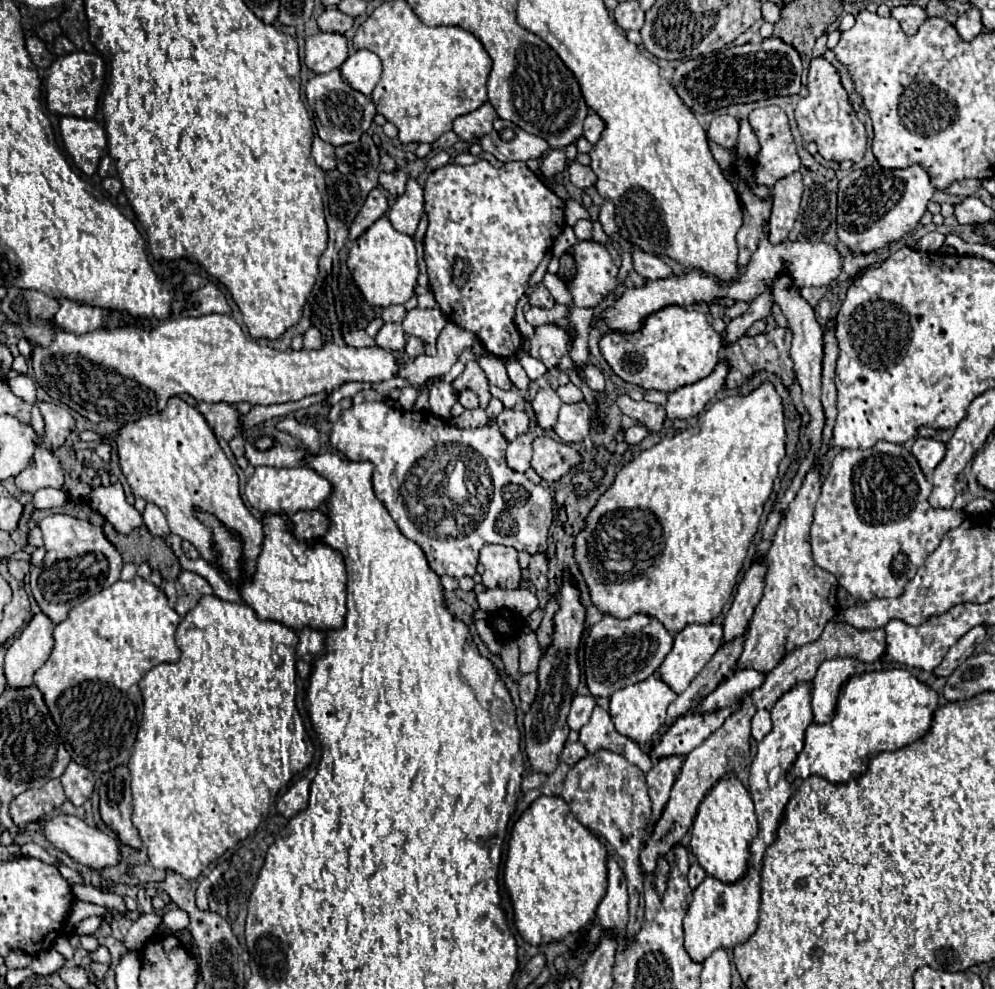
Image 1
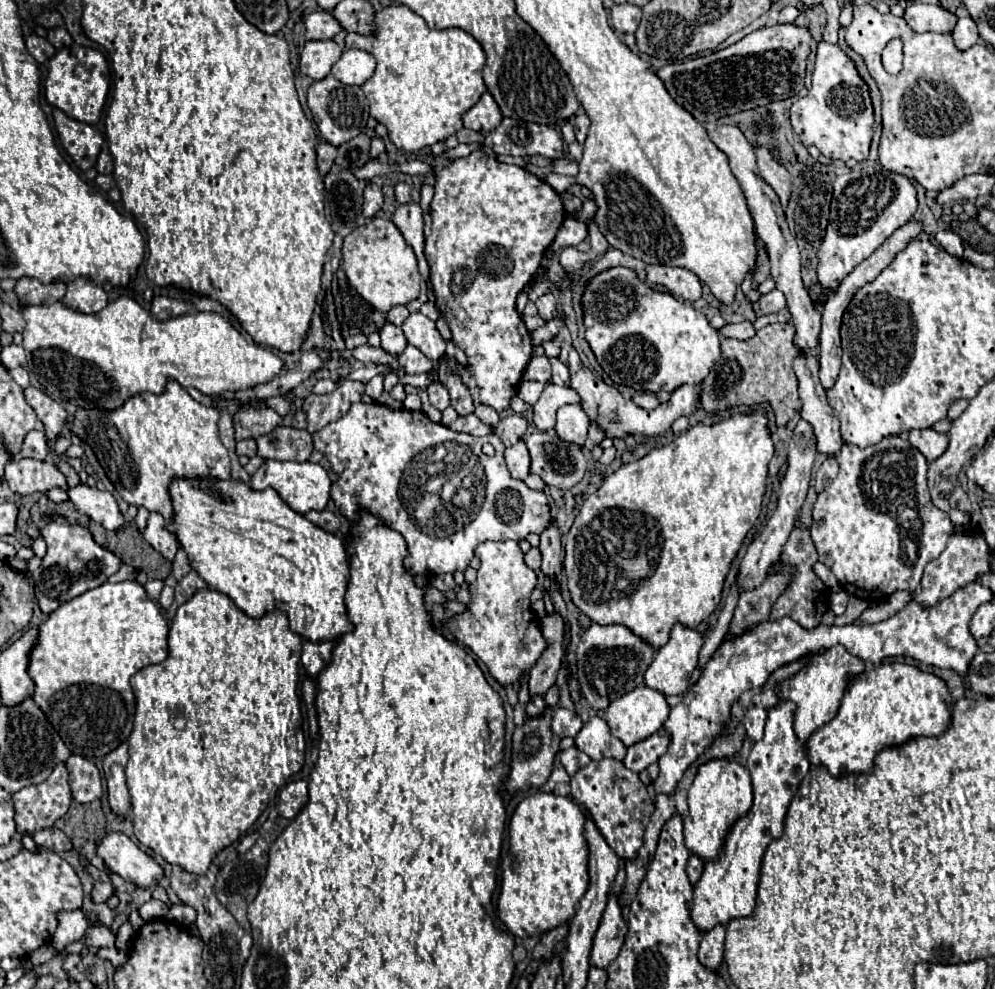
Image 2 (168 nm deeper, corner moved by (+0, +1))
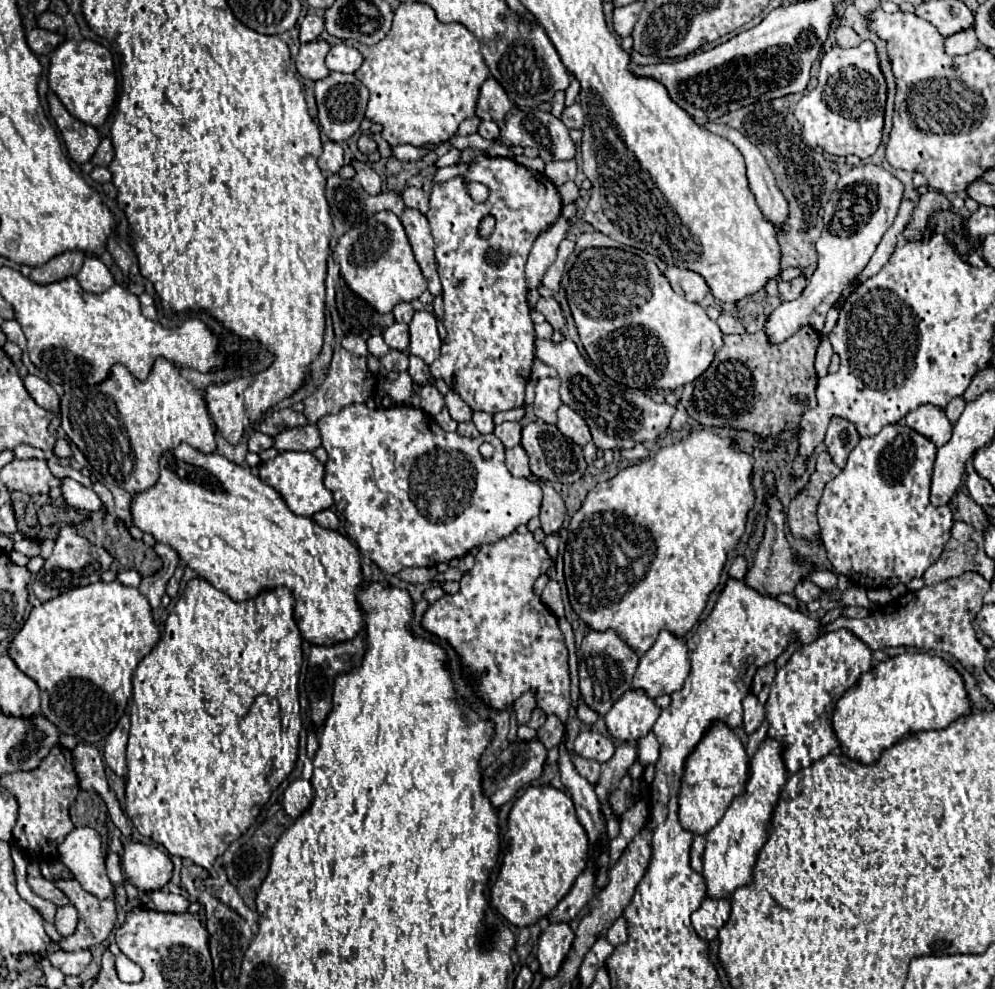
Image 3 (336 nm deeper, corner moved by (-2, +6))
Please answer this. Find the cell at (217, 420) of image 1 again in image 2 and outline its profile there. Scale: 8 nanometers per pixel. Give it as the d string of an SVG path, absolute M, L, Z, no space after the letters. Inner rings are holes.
M243 407L233 415L235 441L259 437L281 425L281 417L269 407Z

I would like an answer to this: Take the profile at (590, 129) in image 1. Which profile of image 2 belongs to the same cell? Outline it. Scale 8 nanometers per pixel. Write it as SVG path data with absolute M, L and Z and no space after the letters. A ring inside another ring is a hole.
M579 111L579 113L575 115L575 119L573 119L573 127L575 127L577 141L583 143L583 141L587 139L587 133L589 133L589 117L587 117L583 111Z

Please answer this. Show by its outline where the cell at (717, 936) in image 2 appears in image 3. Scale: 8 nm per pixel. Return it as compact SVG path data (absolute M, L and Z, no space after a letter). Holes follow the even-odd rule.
M707 896L699 910L695 910L691 914L691 922L697 930L697 934L705 940L713 940L717 938L717 932L719 928L727 922L729 918L729 912L731 912L731 906L729 906L729 900L727 898L711 898Z

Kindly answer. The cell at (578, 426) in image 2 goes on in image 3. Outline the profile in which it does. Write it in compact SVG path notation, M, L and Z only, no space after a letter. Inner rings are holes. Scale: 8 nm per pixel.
M569 406L559 408L557 428L561 430L563 436L571 438L579 446L585 446L587 442L591 442L591 434L589 434L589 428L587 428L585 420L575 410L571 410Z

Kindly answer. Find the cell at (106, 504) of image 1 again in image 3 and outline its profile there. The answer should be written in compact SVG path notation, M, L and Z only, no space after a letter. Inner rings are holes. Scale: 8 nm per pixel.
M73 478L61 480L61 494L63 494L65 502L77 510L95 512L95 510L103 508L103 502L99 500L99 496L91 488L85 488L83 484L79 484Z

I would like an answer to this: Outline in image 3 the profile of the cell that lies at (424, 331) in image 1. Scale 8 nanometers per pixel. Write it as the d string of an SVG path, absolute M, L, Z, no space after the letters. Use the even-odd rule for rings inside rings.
M425 310L415 312L409 324L409 332L411 332L409 354L419 356L425 364L433 364L433 360L439 356L439 346L441 346L435 316Z

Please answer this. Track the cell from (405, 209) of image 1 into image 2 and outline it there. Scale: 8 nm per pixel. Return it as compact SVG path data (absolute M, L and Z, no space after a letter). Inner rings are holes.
M419 203L397 205L397 209L393 213L393 223L403 233L405 241L413 247L417 261L419 261L419 271L421 271L423 279L429 283L429 265L423 255L423 211L421 211Z

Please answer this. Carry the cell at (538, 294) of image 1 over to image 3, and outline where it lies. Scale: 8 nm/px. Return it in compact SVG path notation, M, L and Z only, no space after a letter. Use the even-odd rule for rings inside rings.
M539 298L537 304L535 304L535 310L545 316L545 320L553 326L553 330L563 330L565 318L561 314L561 308L559 308L557 300L553 300L553 298Z

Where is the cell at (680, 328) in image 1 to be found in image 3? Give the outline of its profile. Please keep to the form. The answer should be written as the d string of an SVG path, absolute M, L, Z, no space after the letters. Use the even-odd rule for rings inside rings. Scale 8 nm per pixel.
M585 248L569 270L569 284L565 294L581 344L591 362L603 370L607 378L629 388L639 388L645 392L673 392L699 378L711 366L715 352L719 352L723 346L721 330L705 314L705 310L699 304L675 294L655 262L647 262L629 250Z

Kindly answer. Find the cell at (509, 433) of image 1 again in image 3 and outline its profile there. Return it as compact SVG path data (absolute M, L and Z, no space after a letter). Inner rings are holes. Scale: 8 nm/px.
M503 422L495 426L493 434L503 442L505 448L513 448L521 442L521 424L519 422Z

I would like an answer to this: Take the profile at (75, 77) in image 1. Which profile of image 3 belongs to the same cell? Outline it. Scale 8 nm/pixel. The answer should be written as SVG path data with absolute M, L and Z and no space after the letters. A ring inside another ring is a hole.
M65 40L57 46L57 50L51 56L49 86L65 104L71 116L99 128L107 120L115 102L117 78L111 52L105 46L91 40Z

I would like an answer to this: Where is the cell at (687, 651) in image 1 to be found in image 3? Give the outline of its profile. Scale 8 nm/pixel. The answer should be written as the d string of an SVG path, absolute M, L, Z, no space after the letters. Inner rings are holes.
M661 630L655 644L639 658L639 666L633 674L631 688L633 690L643 690L649 698L657 698L661 694L673 694L675 690L679 690L683 686L689 672L691 672L691 662L689 662L685 642L677 636L673 636L671 632Z

